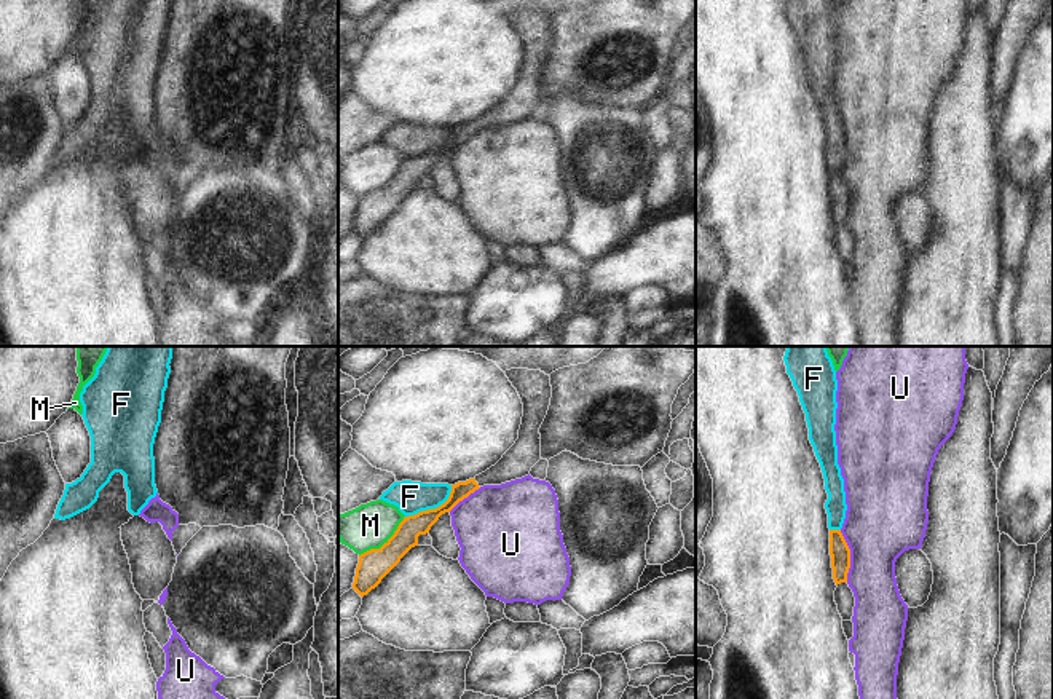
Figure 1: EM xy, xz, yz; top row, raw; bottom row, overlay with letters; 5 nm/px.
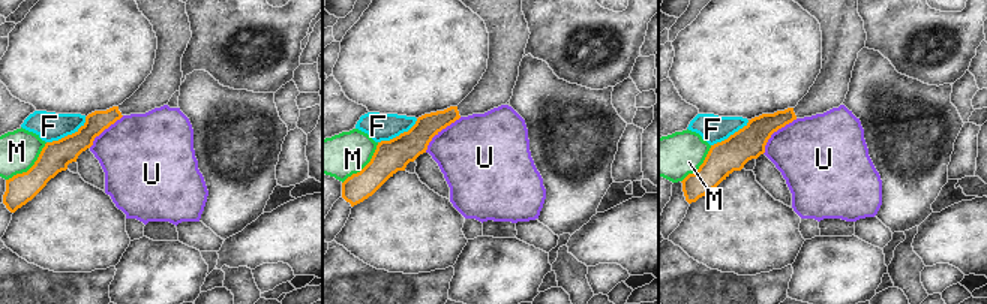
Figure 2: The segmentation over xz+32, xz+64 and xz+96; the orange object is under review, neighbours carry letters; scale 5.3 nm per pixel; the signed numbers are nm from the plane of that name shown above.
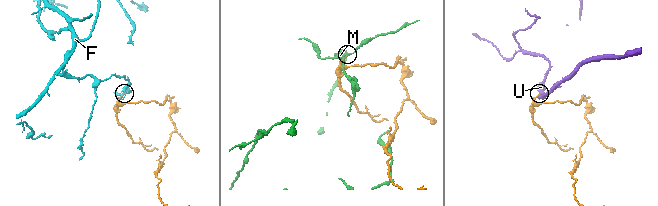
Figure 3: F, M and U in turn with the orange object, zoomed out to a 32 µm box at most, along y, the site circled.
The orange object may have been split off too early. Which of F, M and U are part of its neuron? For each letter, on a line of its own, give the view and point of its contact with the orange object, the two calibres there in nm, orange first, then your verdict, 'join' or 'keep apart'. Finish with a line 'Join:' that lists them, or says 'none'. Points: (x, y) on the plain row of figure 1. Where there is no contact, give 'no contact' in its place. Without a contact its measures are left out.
F: xz (433, 152) | 120/160 nm | keep apart
M: xz (385, 185) | 160/220 nm | keep apart
U: yz (849, 198) | 100/380 nm | keep apart
Join: none

